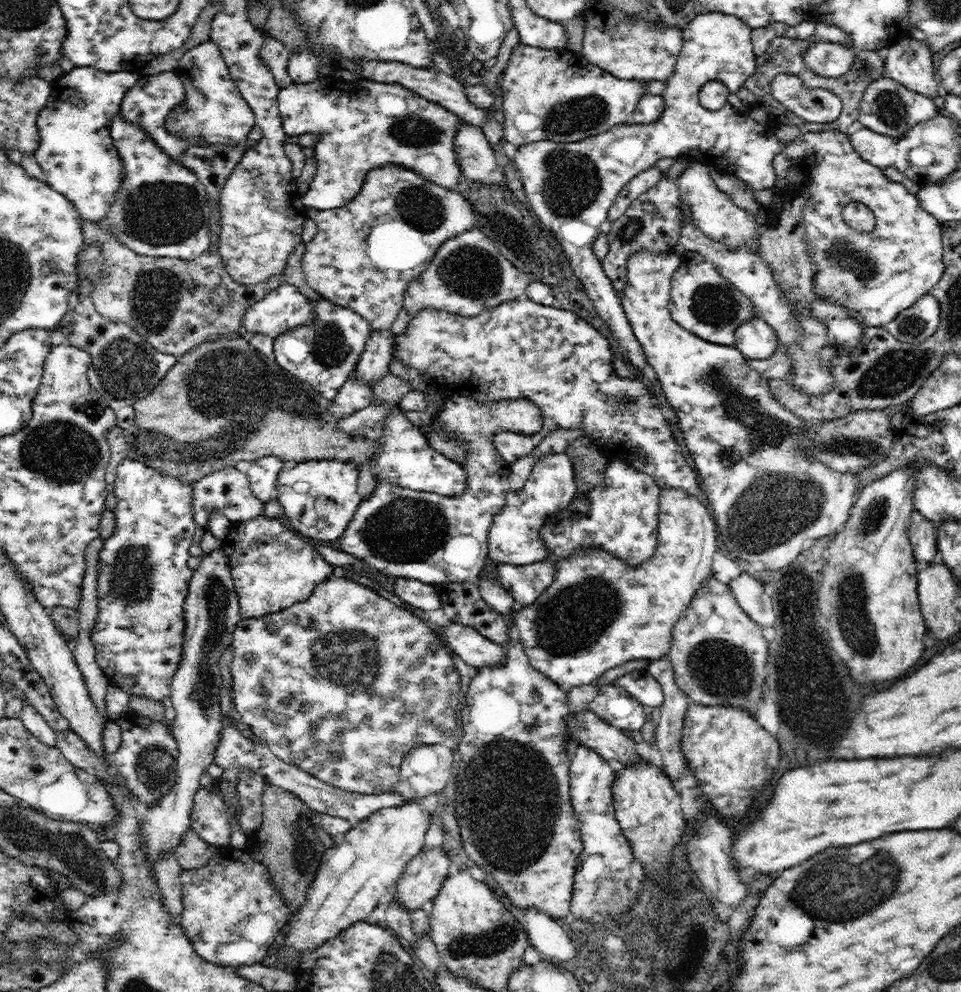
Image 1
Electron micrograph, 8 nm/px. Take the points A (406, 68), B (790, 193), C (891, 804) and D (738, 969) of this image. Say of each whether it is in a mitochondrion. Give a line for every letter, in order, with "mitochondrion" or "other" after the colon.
A: other
B: other
C: other
D: other

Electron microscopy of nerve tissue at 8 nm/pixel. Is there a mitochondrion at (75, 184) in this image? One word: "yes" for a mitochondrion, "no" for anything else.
no

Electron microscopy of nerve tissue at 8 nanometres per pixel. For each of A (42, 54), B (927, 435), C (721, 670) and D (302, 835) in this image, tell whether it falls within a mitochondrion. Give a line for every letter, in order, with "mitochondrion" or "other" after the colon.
A: mitochondrion
B: other
C: mitochondrion
D: mitochondrion

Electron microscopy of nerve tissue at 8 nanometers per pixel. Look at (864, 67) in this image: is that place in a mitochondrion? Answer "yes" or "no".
yes

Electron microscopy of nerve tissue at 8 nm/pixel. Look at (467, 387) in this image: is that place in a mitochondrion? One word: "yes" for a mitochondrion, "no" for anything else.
no

